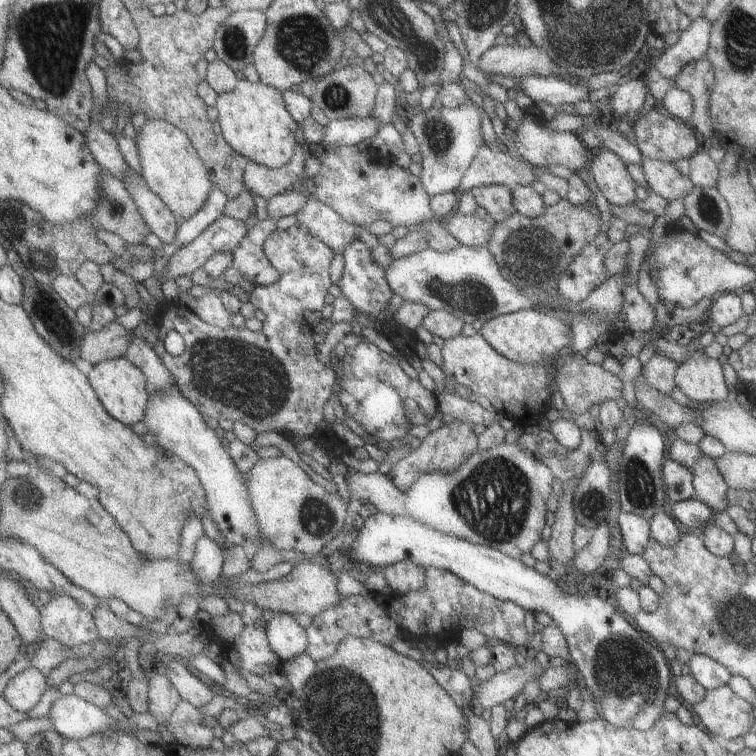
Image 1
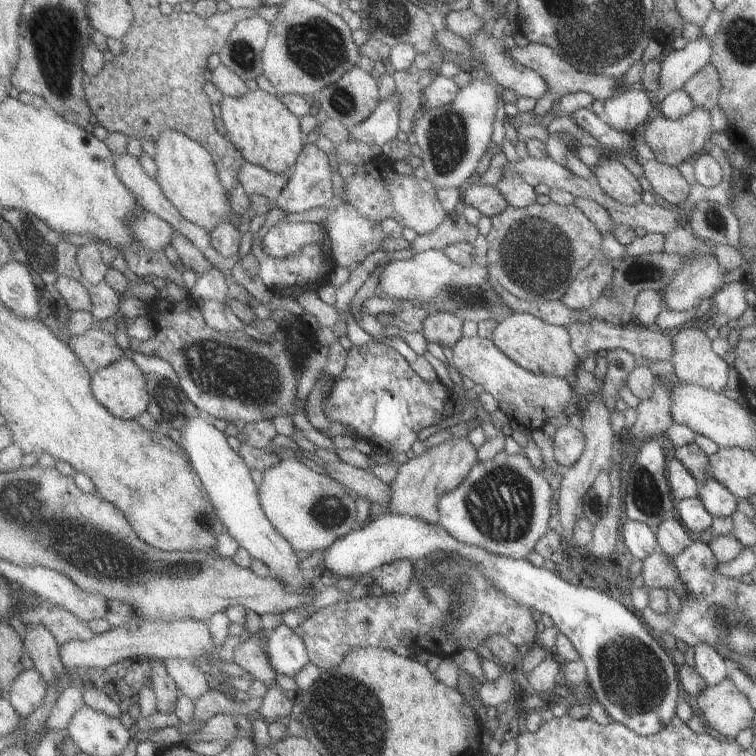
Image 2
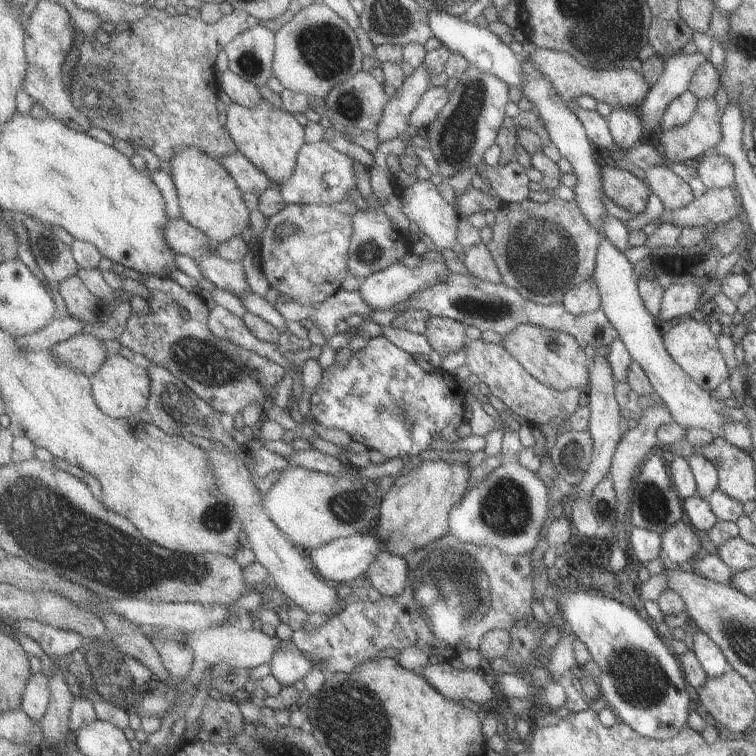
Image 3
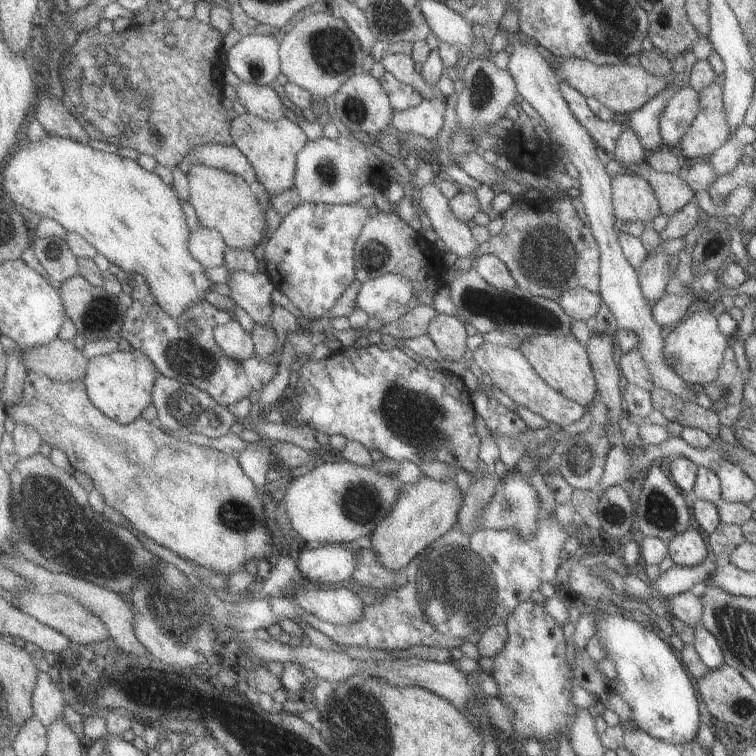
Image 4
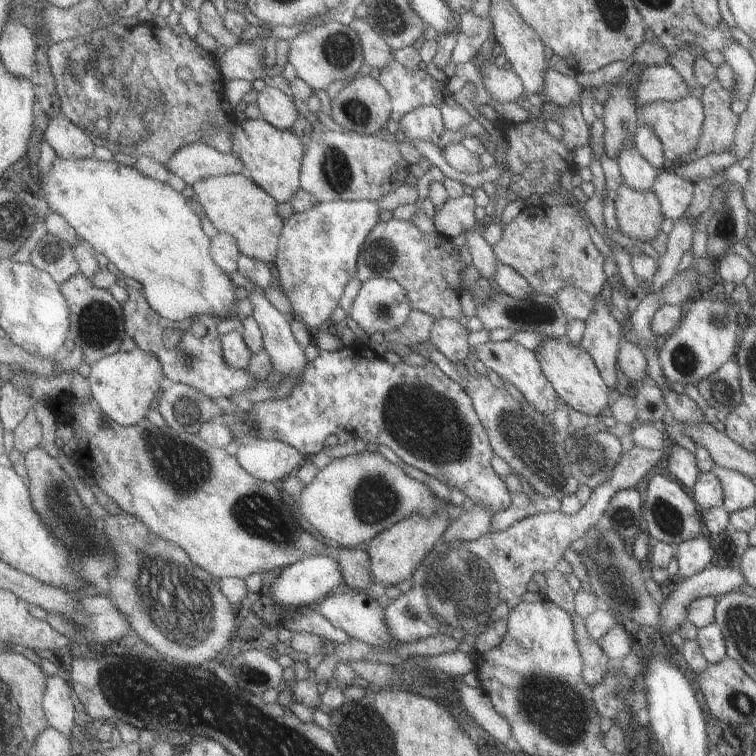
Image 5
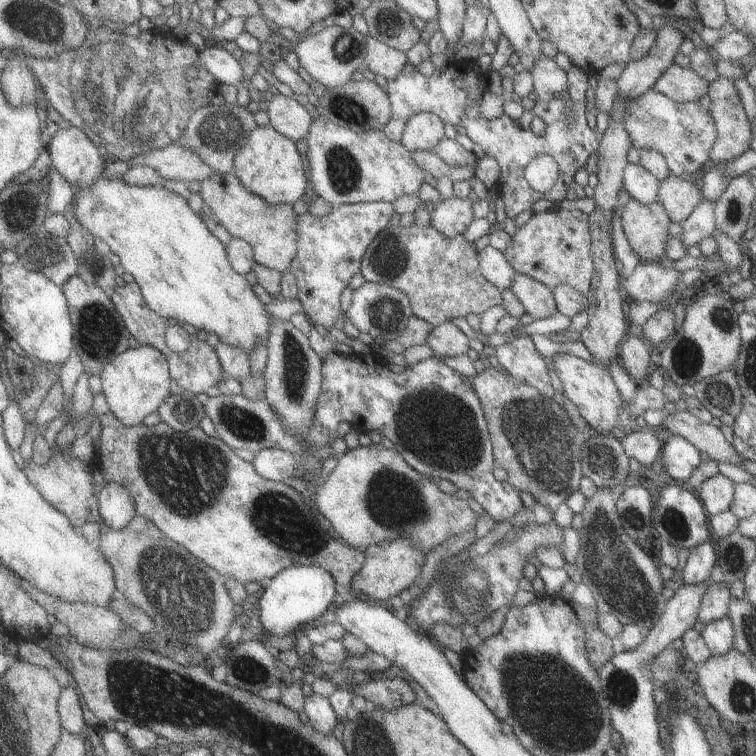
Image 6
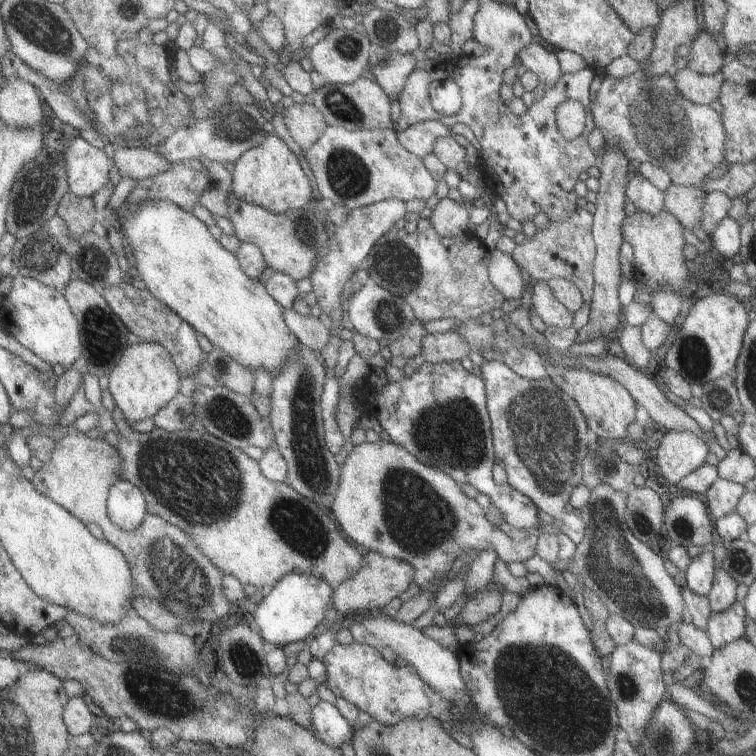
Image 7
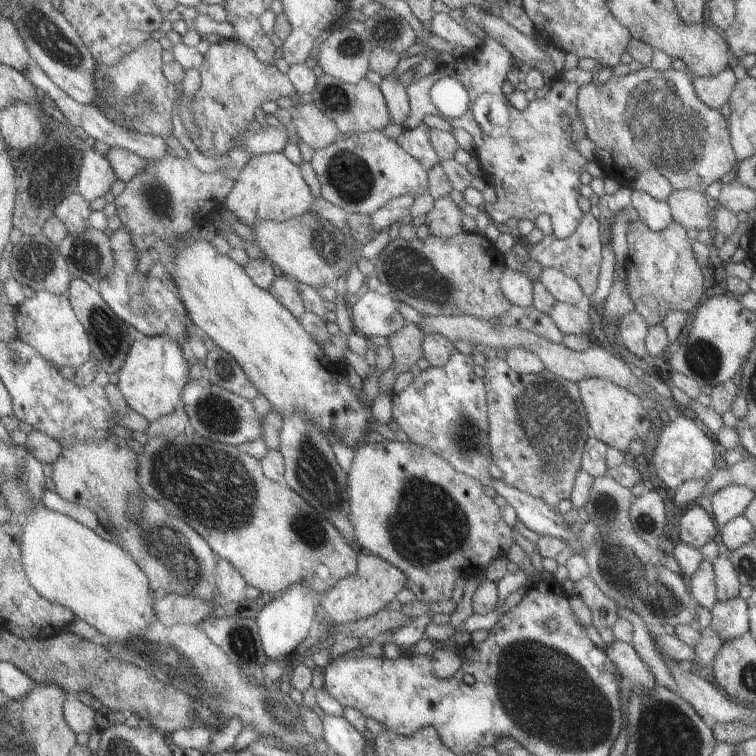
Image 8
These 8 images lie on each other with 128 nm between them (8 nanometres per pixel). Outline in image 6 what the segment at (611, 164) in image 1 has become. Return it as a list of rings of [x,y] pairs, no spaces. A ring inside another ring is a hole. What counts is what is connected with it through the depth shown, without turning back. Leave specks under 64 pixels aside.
[[[629,197],[625,205],[619,208],[619,224],[624,238],[641,262],[657,262],[665,258],[670,223],[658,201],[641,204]]]

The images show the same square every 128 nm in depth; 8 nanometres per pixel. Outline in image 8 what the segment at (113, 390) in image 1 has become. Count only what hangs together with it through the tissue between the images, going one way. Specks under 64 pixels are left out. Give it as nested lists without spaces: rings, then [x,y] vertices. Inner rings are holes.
[[[167,334],[144,336],[131,346],[123,366],[117,373],[117,386],[128,408],[153,422],[175,412],[175,409],[182,405],[182,394],[190,383],[189,370],[193,364],[194,359],[188,349],[169,338]]]

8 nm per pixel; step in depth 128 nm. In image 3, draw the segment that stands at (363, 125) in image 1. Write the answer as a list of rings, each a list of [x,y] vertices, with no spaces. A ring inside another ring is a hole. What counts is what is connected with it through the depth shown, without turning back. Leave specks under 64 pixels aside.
[[[419,64],[405,80],[405,84],[397,89],[397,94],[393,98],[389,97],[381,122],[374,130],[381,142],[385,144],[386,141],[398,138],[399,134],[407,132],[409,114],[429,85],[429,74]]]

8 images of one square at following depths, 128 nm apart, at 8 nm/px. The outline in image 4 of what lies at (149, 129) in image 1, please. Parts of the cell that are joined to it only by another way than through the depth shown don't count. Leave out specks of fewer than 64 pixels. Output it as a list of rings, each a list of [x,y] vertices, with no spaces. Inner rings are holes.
[[[194,163],[187,174],[189,202],[201,227],[218,231],[229,248],[250,249],[265,236],[265,212],[245,178],[222,169]]]

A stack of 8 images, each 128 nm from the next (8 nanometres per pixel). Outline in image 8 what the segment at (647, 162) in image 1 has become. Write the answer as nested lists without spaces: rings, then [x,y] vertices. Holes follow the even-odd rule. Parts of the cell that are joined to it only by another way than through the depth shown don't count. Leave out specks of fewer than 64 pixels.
[[[672,190],[666,204],[670,216],[681,228],[711,229],[712,203],[706,194],[694,190]]]

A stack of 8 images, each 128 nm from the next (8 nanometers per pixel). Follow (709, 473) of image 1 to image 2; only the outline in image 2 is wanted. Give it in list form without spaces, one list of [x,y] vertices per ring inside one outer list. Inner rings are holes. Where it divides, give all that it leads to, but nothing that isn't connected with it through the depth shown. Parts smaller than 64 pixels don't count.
[[[713,478],[698,484],[695,496],[712,517],[719,518],[731,516],[738,502],[722,484]]]

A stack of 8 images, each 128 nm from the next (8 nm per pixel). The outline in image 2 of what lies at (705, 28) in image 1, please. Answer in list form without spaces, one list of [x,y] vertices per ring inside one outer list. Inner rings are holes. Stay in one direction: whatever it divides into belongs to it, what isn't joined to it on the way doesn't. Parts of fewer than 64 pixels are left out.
[[[703,35],[686,40],[683,48],[663,53],[659,58],[658,88],[650,95],[653,104],[659,104],[669,92],[681,89],[697,70],[709,63],[710,54],[710,41]]]

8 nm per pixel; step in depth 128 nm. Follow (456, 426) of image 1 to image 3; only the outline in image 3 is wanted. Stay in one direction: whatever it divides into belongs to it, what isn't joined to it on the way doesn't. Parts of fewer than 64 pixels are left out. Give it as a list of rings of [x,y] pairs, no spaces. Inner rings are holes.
[[[422,460],[411,470],[406,470],[395,478],[395,482],[382,495],[380,519],[376,526],[378,537],[385,542],[386,549],[395,556],[407,556],[409,552],[419,550],[425,544],[433,543],[447,532],[451,508],[461,500],[466,491],[469,466],[461,462],[444,462],[443,460]]]

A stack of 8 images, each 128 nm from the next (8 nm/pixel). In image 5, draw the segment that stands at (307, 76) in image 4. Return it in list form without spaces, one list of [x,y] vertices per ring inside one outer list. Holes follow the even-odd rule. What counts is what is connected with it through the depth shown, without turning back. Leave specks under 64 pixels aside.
[[[328,21],[300,32],[289,41],[288,62],[296,71],[296,76],[305,80],[314,91],[329,88],[340,81],[350,81],[366,64],[362,40],[351,24],[343,25],[336,21]]]

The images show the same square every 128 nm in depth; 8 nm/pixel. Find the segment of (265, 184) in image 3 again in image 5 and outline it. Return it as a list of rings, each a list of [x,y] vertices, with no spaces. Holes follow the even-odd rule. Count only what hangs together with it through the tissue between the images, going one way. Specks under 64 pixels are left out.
[[[199,141],[183,146],[165,166],[190,186],[208,176],[245,174],[245,164],[234,152],[225,154]]]

